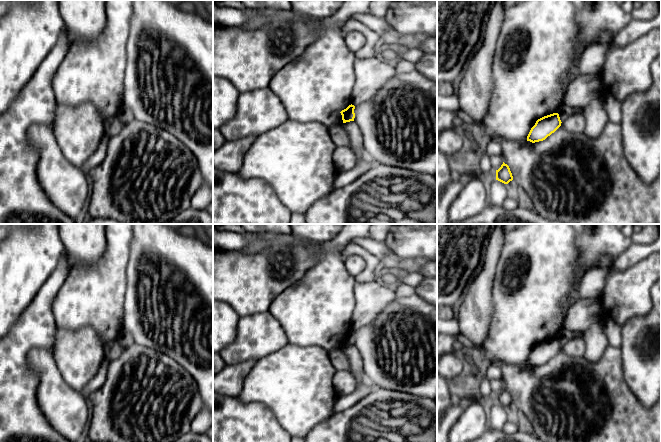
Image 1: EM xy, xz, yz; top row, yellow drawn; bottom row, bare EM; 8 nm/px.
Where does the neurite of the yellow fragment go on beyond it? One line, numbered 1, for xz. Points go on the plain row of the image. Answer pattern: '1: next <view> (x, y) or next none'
1: next none

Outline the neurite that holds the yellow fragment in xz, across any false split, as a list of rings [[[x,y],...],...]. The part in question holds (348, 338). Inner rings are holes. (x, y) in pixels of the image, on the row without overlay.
[[[351,328],[346,333],[340,336],[342,339],[343,347],[354,345],[354,342],[355,342],[354,333],[355,333],[355,330]]]

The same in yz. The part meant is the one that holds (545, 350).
[[[553,337],[538,343],[531,352],[527,360],[527,365],[535,367],[545,364],[561,350],[561,347],[558,337]]]

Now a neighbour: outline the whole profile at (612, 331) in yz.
[[[602,319],[599,323],[610,346],[620,348],[622,344],[621,327],[611,319]]]

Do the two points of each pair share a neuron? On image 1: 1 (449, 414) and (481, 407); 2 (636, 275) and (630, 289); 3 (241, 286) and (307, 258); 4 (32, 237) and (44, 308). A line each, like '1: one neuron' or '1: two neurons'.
1: two neurons
2: one neuron
3: one neuron
4: two neurons

